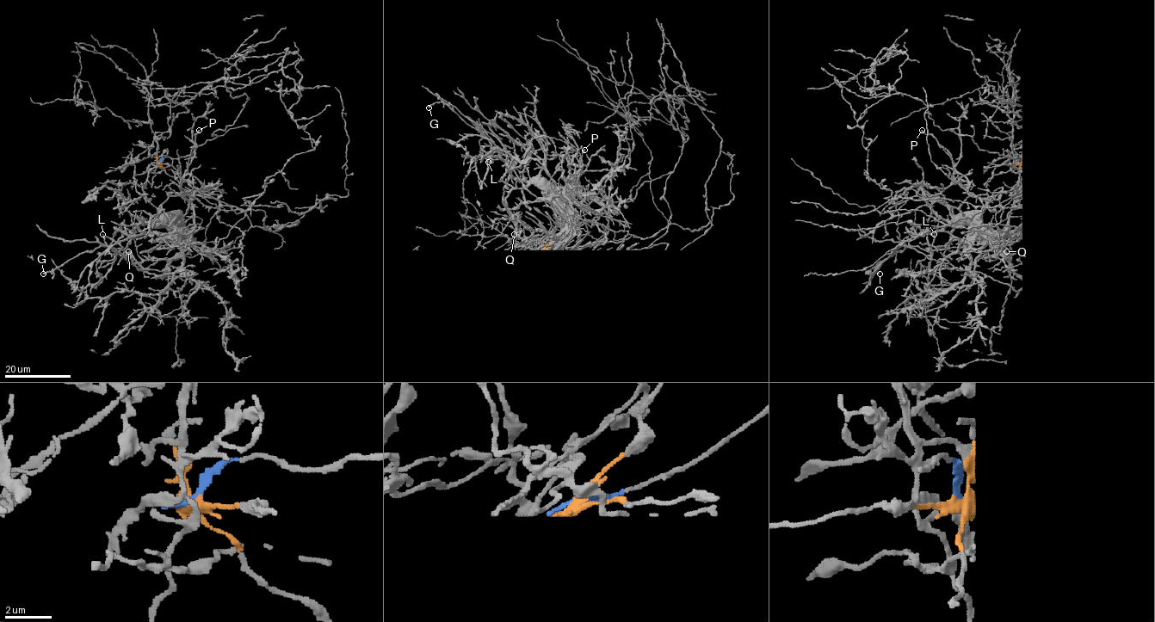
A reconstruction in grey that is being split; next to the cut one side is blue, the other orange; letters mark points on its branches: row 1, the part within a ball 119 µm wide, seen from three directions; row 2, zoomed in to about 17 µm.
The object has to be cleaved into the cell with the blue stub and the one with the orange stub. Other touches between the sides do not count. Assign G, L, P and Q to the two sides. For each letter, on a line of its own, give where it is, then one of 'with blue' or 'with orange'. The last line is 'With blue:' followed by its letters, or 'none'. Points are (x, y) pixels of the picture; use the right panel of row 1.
G: place (880, 274); with orange
L: place (934, 234); with orange
P: place (922, 130); with orange
Q: place (1006, 251); with orange
With blue: none

